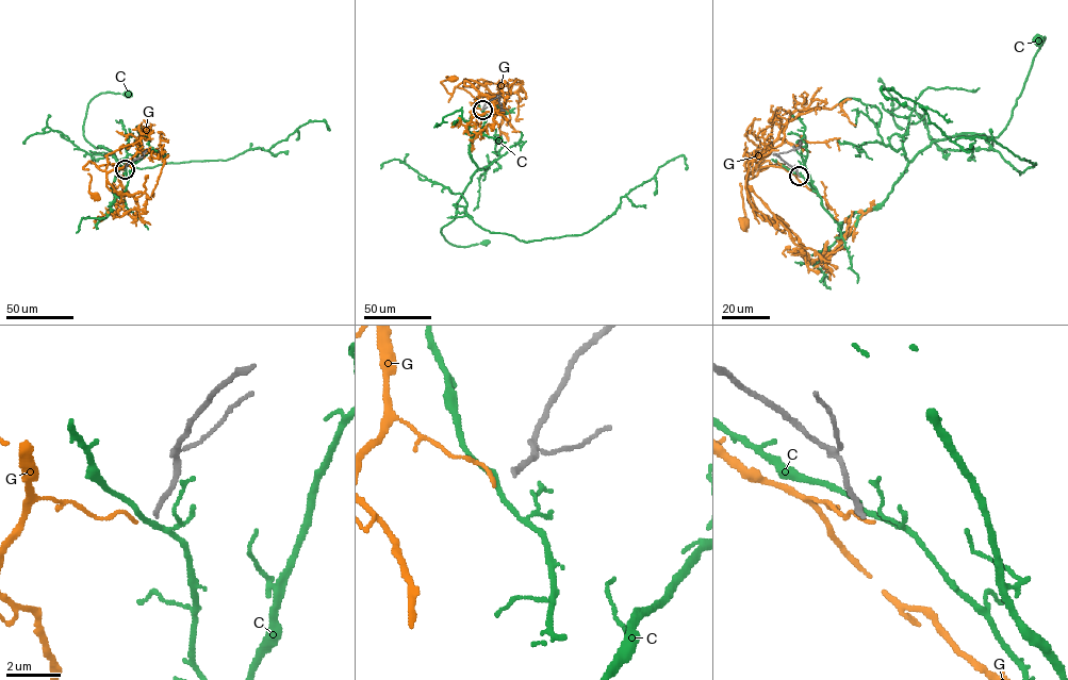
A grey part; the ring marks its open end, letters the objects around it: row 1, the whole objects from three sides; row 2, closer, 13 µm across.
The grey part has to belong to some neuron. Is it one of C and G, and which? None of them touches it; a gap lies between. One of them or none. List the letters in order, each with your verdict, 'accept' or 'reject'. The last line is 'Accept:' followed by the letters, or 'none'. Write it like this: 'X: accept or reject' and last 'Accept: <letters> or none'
C: reject
G: reject
Accept: none

